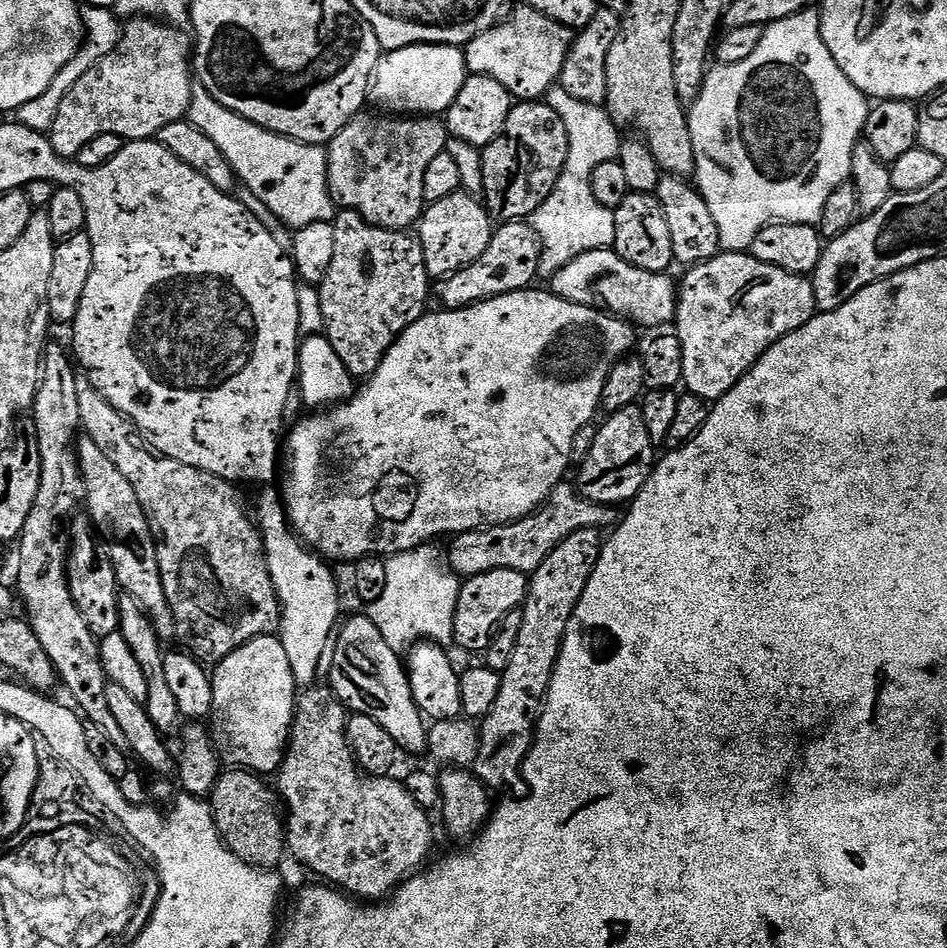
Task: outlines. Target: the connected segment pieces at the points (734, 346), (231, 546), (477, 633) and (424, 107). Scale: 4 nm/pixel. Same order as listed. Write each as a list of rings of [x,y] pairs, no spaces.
[[[725,252],[710,258],[710,262],[693,264],[678,284],[678,301],[674,334],[681,340],[683,387],[691,395],[706,402],[721,400],[741,378],[752,371],[752,367],[786,334],[806,326],[818,309],[814,298],[814,286],[806,276],[795,276],[793,272],[758,262],[748,252]]]
[[[83,374],[78,375],[78,414],[87,439],[98,442],[98,450],[126,474],[126,482],[134,486],[134,494],[138,494],[138,502],[142,502],[142,510],[156,539],[162,586],[172,607],[176,627],[188,639],[191,655],[201,662],[219,662],[246,642],[275,633],[281,627],[281,605],[270,578],[268,560],[264,557],[264,538],[253,517],[251,520],[247,510],[240,505],[240,496],[232,489],[235,487],[214,474],[206,474],[206,470],[169,460],[147,447],[139,448],[128,419],[110,406]]]
[[[490,570],[486,574],[467,577],[461,583],[458,606],[454,614],[452,640],[464,652],[487,653],[492,639],[511,612],[521,611],[528,599],[529,577],[518,570]]]
[[[411,44],[385,51],[372,72],[371,103],[392,114],[436,116],[447,113],[470,75],[464,56],[454,44]]]

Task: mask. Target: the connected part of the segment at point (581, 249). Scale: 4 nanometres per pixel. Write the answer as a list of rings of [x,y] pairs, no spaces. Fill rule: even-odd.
[[[549,87],[546,102],[562,118],[568,135],[566,166],[562,166],[562,174],[546,202],[542,202],[530,217],[532,229],[542,242],[540,276],[550,278],[558,274],[566,262],[574,262],[578,254],[614,245],[615,211],[602,206],[602,202],[594,198],[594,190],[590,190],[590,174],[594,174],[594,166],[602,166],[602,162],[619,157],[622,132],[601,105],[582,102],[566,94],[562,87]]]

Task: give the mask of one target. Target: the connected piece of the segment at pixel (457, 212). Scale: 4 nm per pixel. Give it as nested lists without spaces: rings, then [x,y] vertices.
[[[466,191],[455,192],[450,198],[428,204],[418,221],[418,235],[429,277],[453,276],[458,270],[470,266],[470,262],[478,262],[486,246],[490,246],[493,231],[494,220],[488,215],[487,207]]]

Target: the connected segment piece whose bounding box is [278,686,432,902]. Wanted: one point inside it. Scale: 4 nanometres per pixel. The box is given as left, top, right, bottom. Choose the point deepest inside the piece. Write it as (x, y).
(363, 834)

